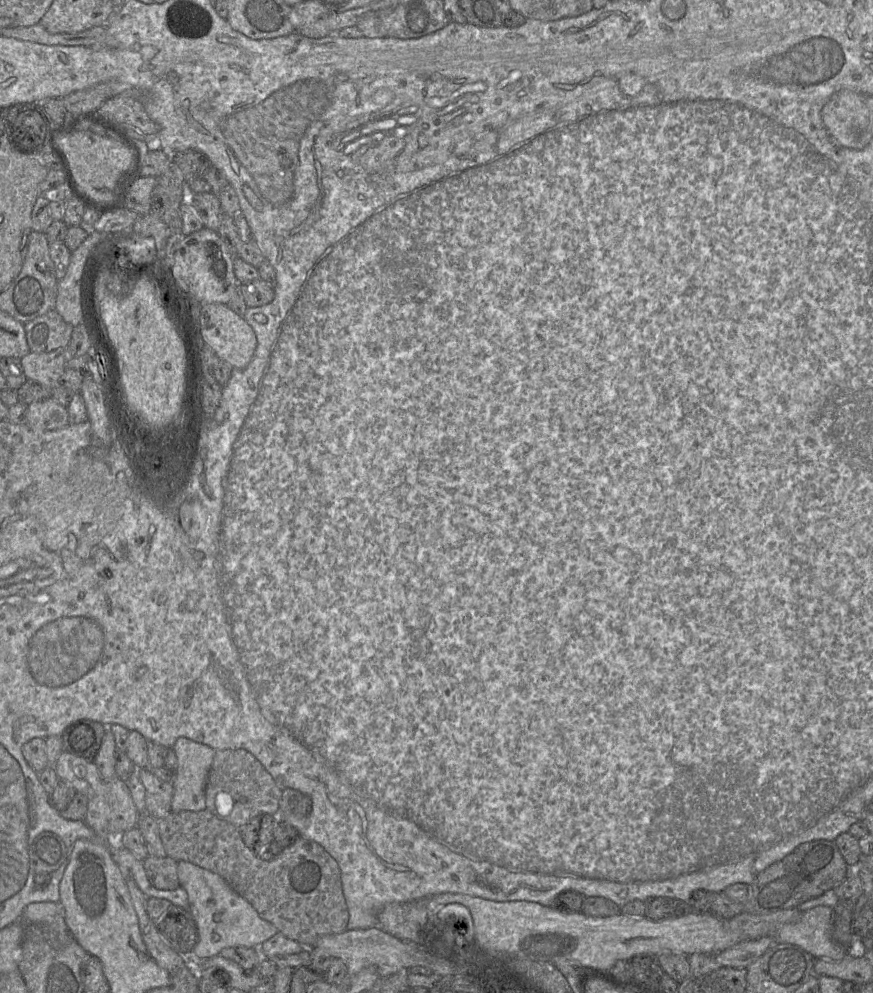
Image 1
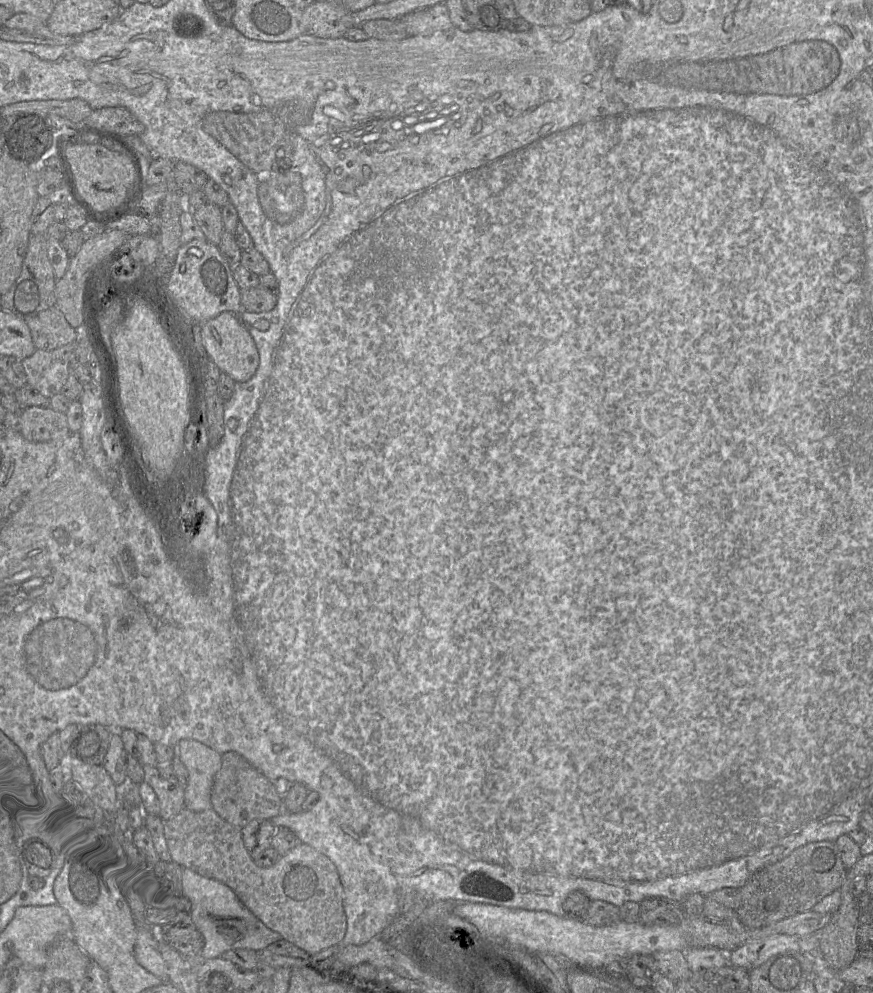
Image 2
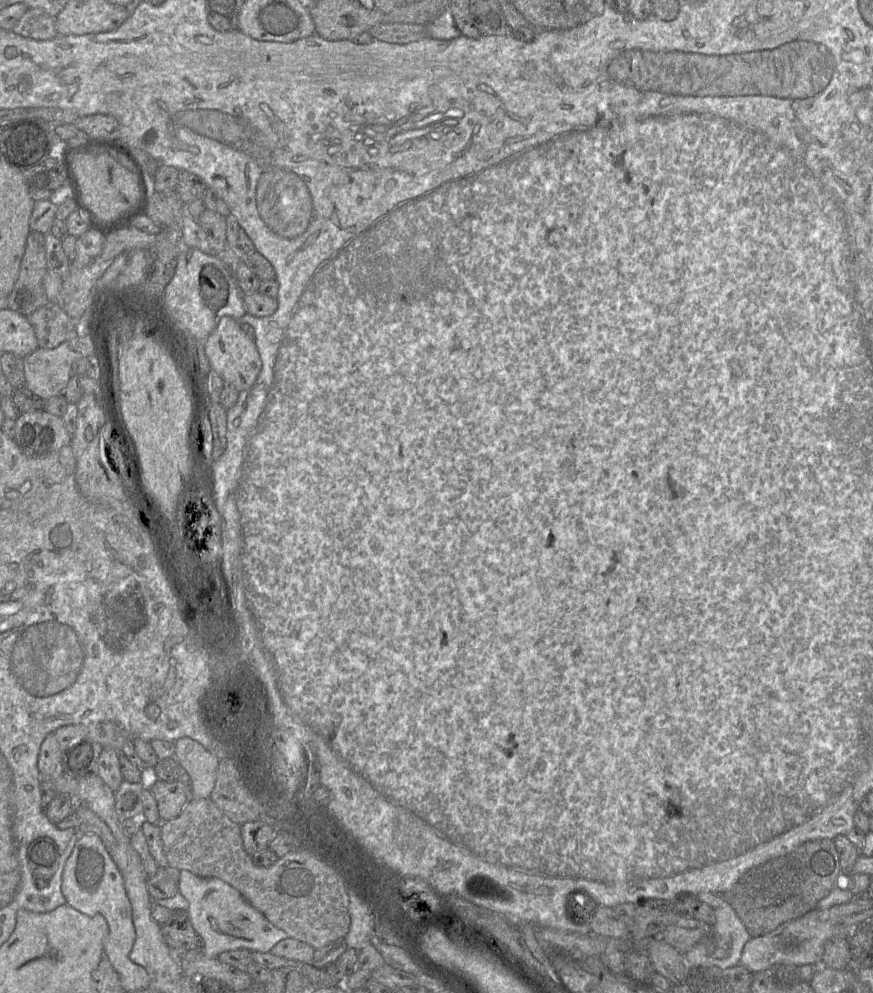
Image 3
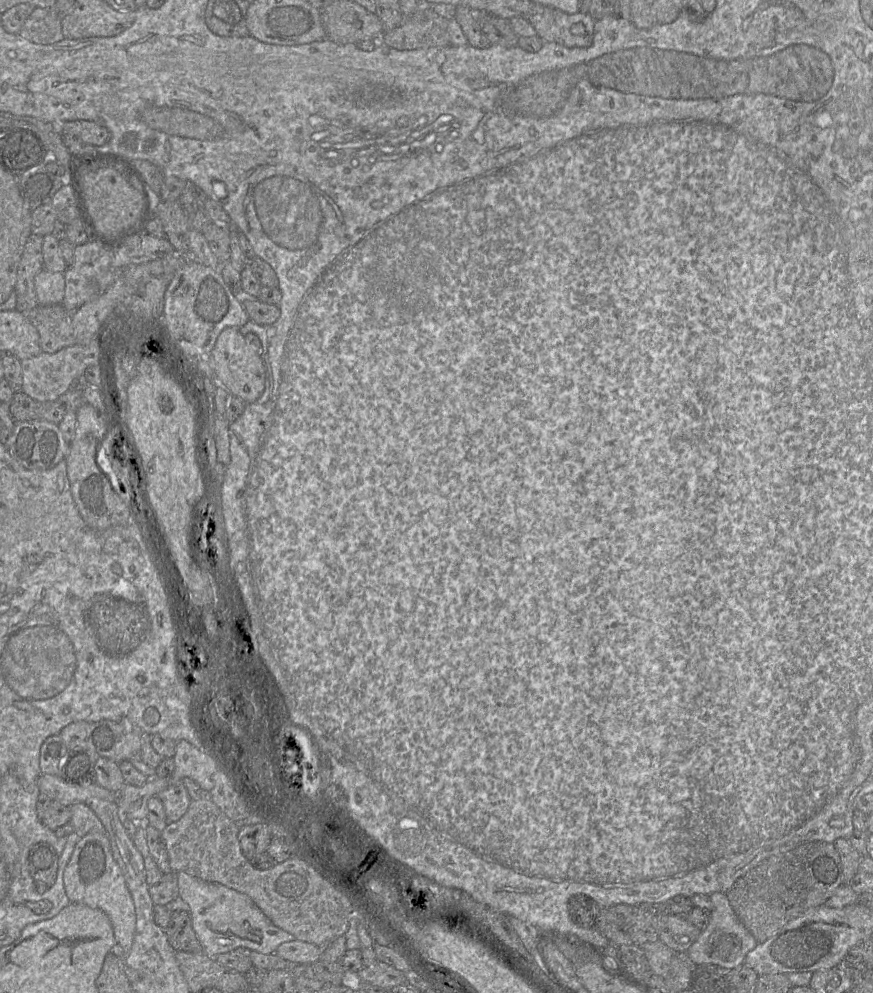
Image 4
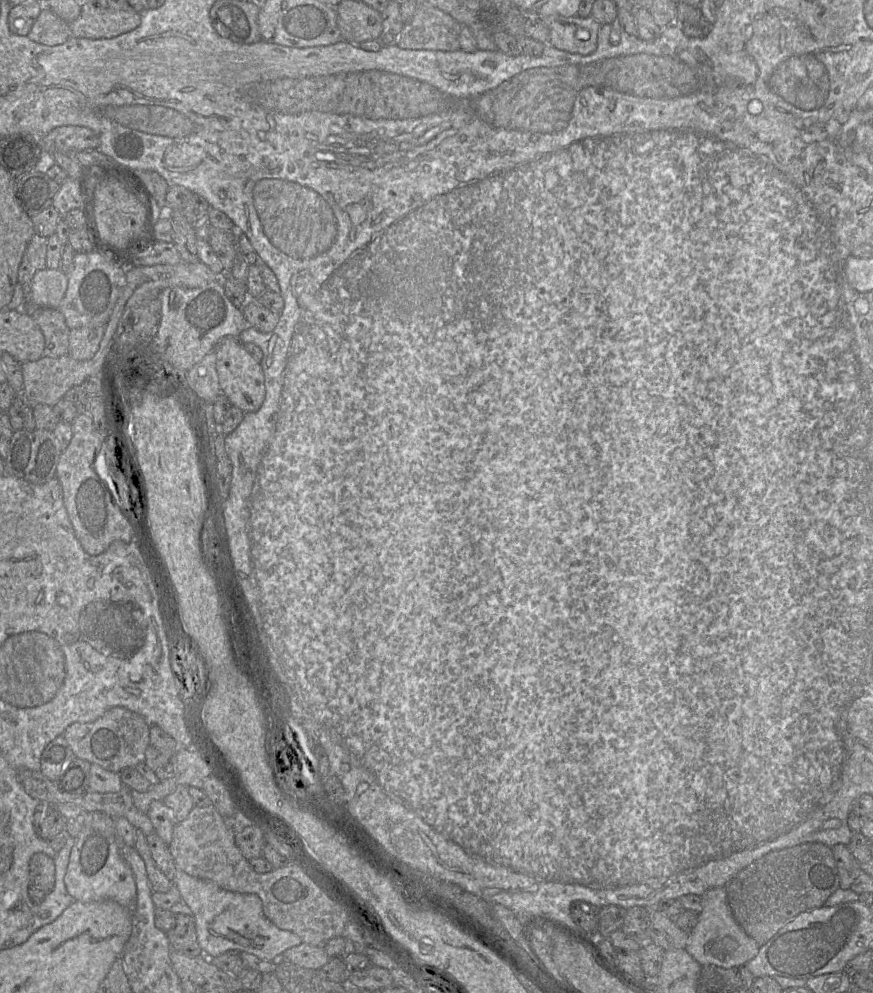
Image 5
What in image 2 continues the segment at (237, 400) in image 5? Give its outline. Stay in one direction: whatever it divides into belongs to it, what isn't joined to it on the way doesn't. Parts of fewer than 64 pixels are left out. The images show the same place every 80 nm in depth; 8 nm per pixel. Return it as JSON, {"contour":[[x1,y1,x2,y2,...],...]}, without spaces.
{"contour":[[224,311,201,324,201,338,208,357,221,372,229,375,235,382,246,382,257,371,259,353,256,343,244,322,233,312]]}

